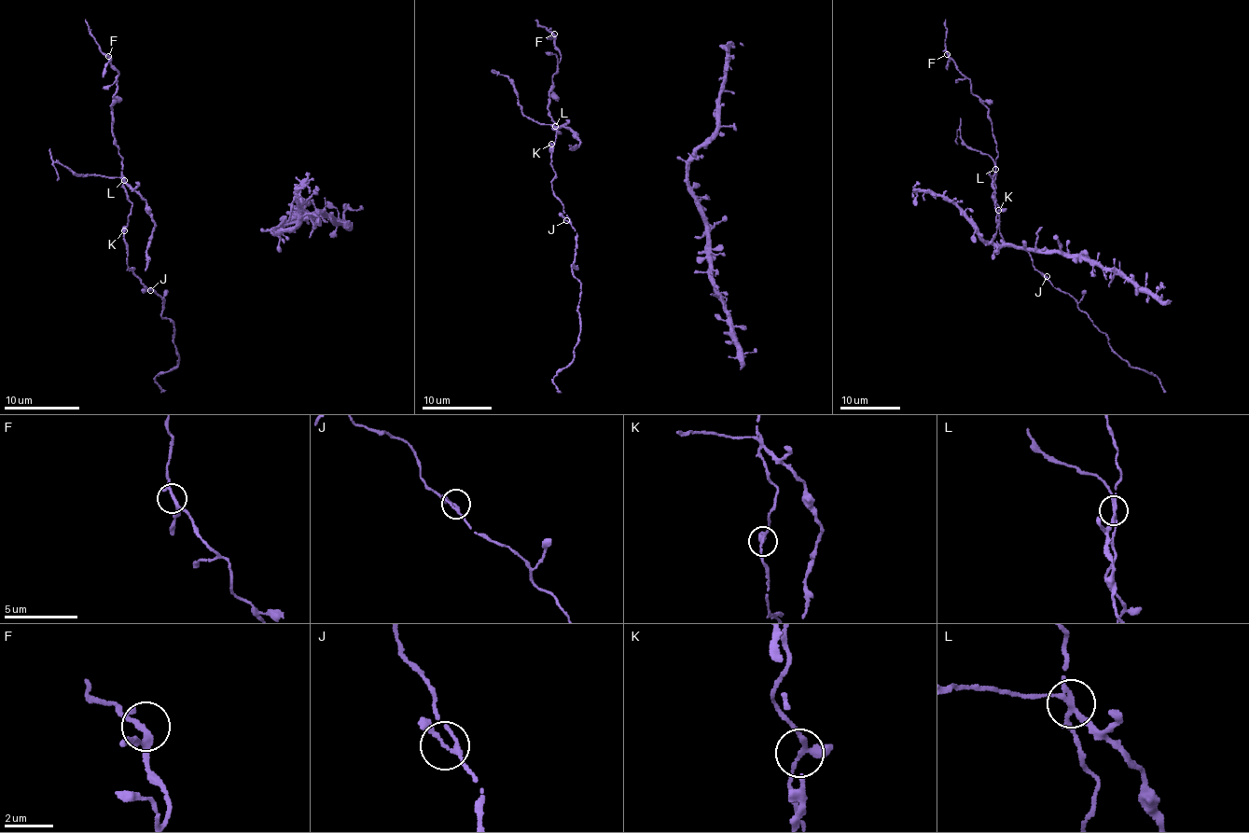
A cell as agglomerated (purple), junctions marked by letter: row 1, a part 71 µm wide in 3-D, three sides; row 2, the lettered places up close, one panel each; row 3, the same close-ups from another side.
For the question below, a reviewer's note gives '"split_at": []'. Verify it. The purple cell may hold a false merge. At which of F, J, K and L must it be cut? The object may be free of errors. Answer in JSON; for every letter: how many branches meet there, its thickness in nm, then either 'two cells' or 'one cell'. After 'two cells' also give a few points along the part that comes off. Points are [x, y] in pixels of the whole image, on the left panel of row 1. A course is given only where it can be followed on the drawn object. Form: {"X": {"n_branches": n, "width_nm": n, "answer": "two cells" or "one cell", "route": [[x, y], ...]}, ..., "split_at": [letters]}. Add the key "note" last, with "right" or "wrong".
{"F": {"n_branches": 4, "width_nm": 200, "answer": "one cell"}, "J": {"n_branches": 3, "width_nm": 150, "answer": "one cell"}, "K": {"n_branches": 3, "width_nm": 190, "answer": "one cell"}, "L": {"n_branches": 4, "width_nm": 190, "answer": "two cells", "route": [[124, 179], [83, 173], [80, 177], [57, 163], [57, 180]]}, "split_at": ["L"], "note": "wrong"}

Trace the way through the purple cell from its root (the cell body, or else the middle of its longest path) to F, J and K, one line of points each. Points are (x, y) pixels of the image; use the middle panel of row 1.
F: (558, 128), (554, 125), (548, 108), (552, 76), (560, 61), (554, 34)
J: (558, 128), (554, 130), (560, 133), (556, 132), (550, 145), (550, 163), (556, 174), (551, 188), (565, 220)
K: (558, 128), (554, 130), (560, 133), (556, 132), (551, 144)

